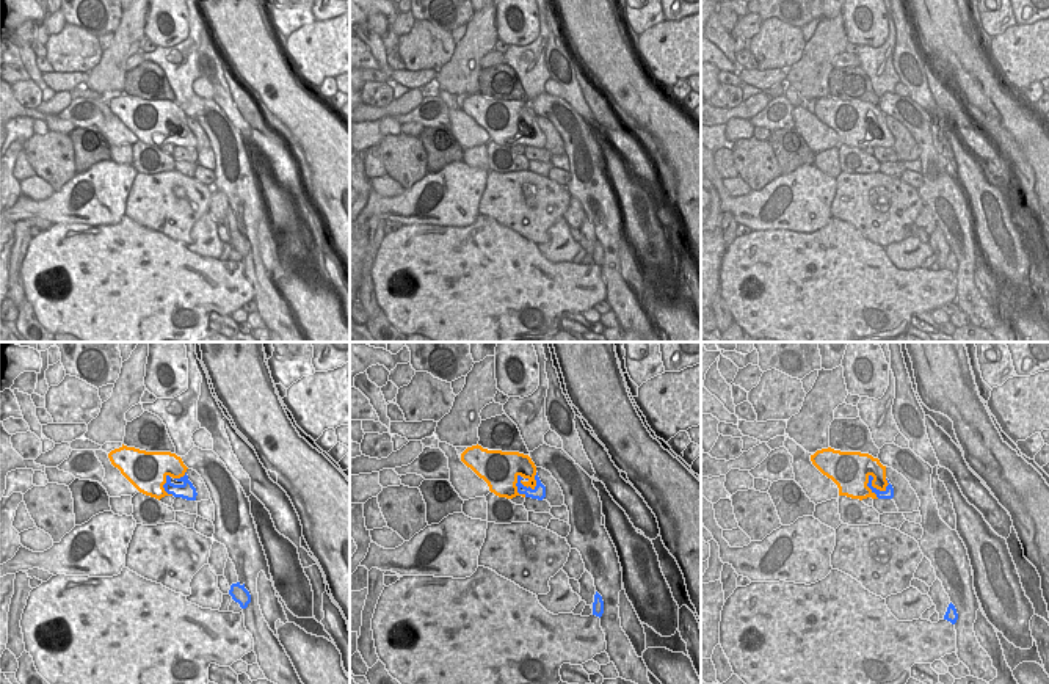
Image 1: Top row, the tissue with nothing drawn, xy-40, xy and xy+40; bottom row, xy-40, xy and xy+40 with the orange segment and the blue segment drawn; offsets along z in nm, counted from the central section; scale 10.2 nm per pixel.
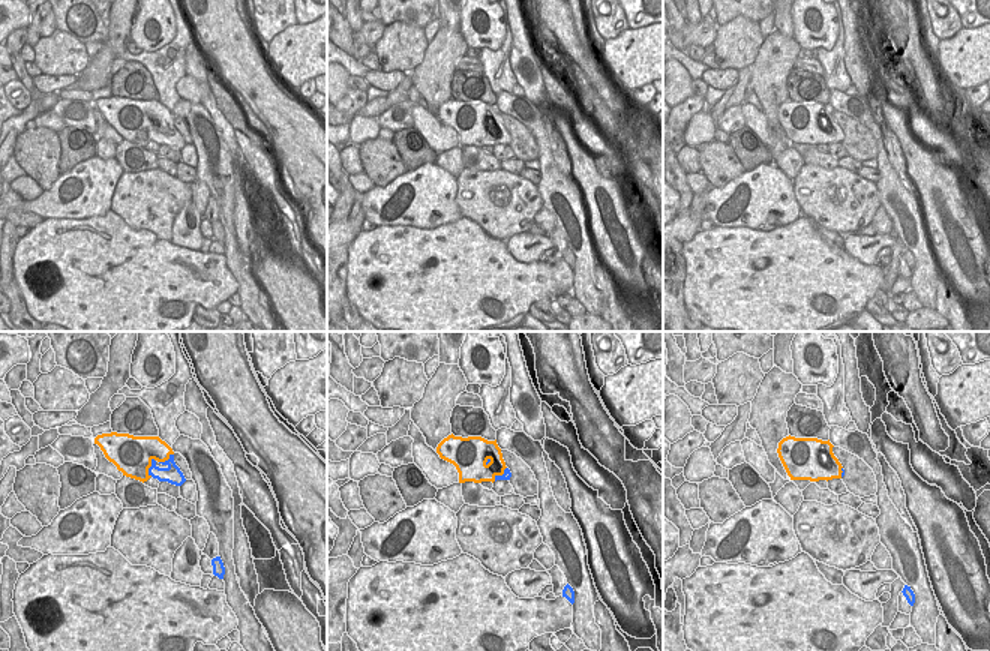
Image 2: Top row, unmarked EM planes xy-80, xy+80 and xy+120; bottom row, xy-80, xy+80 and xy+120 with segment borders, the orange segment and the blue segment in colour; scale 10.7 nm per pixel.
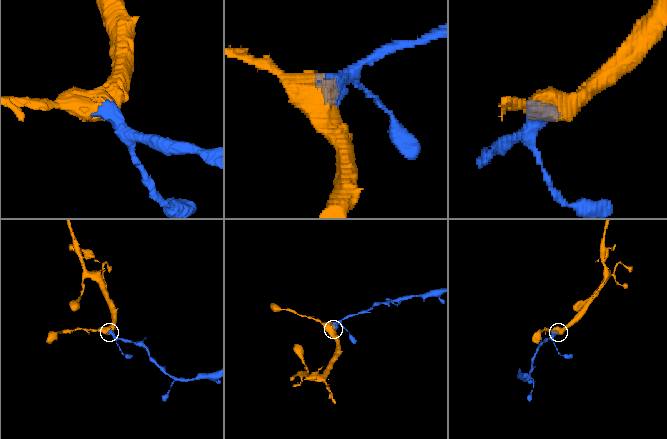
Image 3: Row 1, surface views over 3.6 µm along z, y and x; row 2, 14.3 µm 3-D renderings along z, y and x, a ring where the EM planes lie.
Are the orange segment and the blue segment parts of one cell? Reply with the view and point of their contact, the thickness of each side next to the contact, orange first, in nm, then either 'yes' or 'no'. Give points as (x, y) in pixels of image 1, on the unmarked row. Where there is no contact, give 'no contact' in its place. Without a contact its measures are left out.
xy (526, 134) | 300/130 nm | yes

